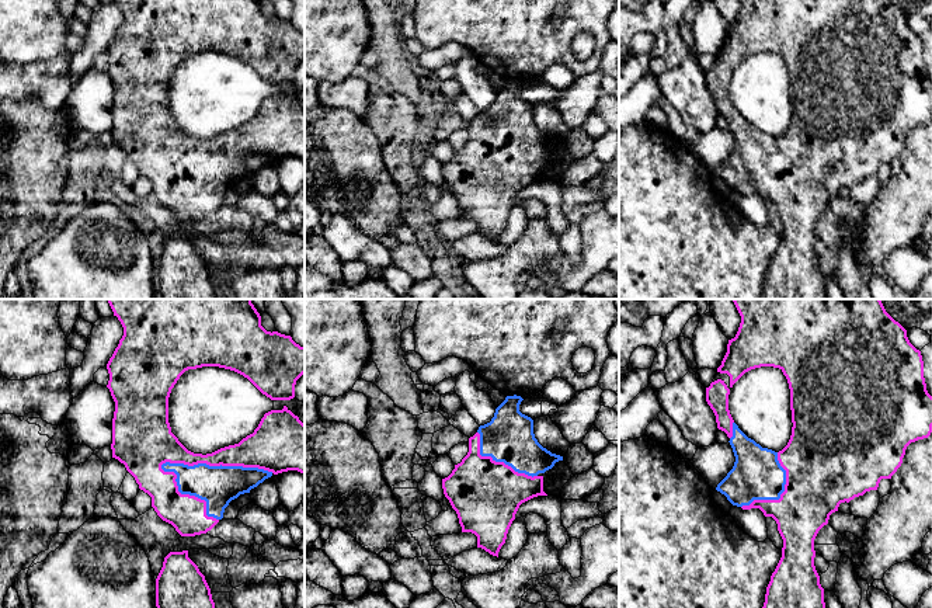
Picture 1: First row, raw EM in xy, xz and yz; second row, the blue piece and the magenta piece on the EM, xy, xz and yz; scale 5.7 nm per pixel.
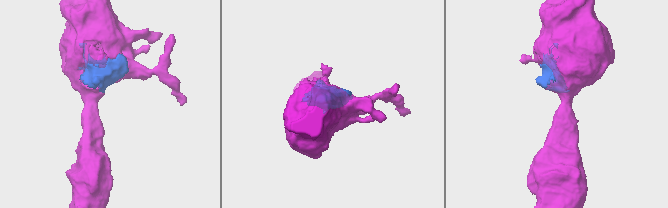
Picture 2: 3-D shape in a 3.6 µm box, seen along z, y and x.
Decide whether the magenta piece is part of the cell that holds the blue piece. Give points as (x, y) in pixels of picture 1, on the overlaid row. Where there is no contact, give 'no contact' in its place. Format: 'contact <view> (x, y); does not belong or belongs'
contact xy (216, 466); belongs

